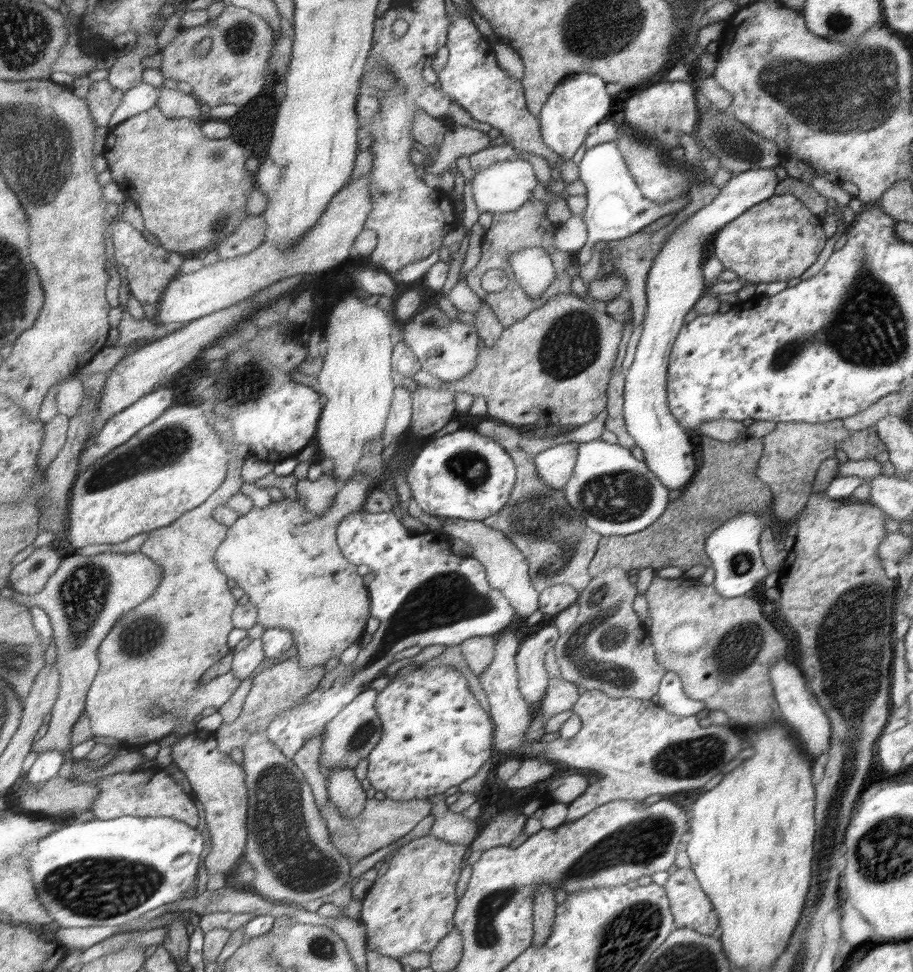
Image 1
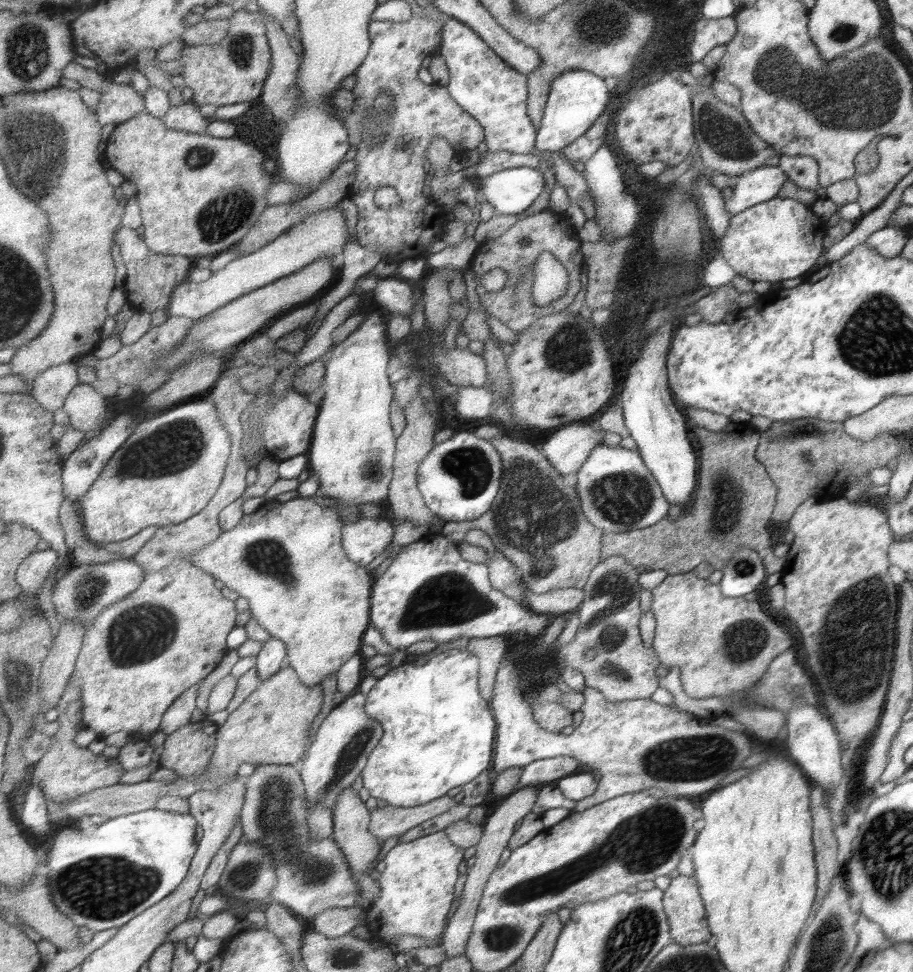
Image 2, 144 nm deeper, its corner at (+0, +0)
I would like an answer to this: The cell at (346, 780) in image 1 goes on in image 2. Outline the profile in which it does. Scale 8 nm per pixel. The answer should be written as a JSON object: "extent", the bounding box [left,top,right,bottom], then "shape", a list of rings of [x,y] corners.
{"extent":[335,788,381,872],"shape":[[[347,788],[335,806],[335,842],[347,854],[353,872],[367,872],[369,866],[377,860],[381,852],[379,838],[371,834],[373,812],[369,812],[367,804],[361,796]]]}

